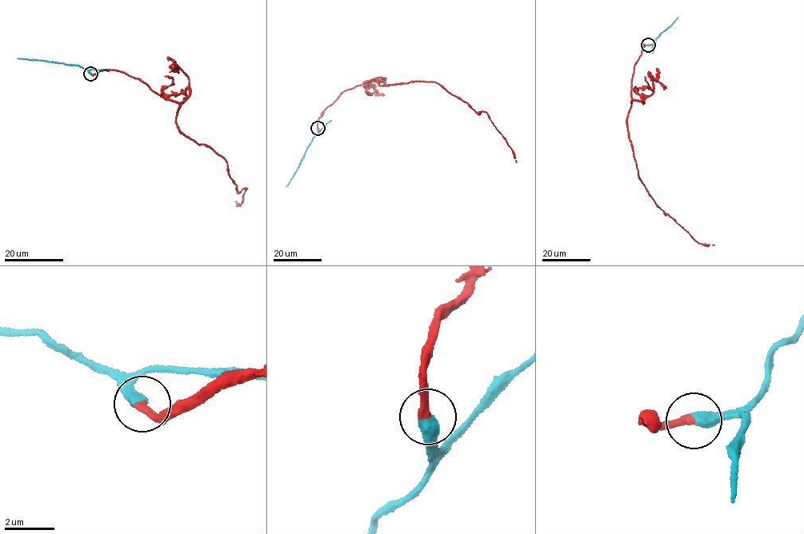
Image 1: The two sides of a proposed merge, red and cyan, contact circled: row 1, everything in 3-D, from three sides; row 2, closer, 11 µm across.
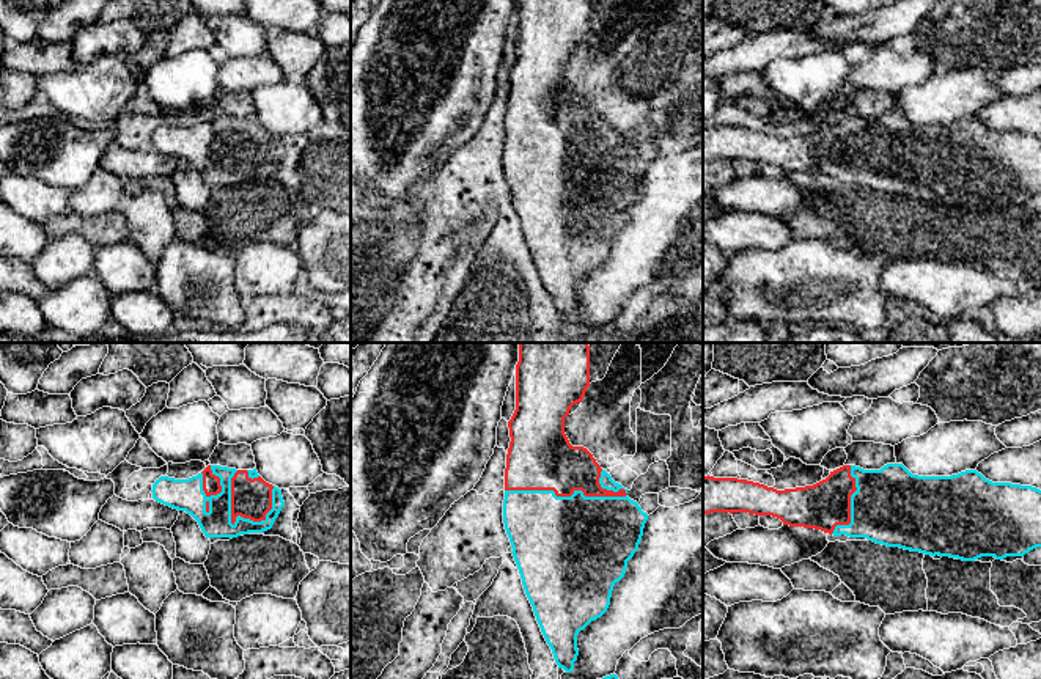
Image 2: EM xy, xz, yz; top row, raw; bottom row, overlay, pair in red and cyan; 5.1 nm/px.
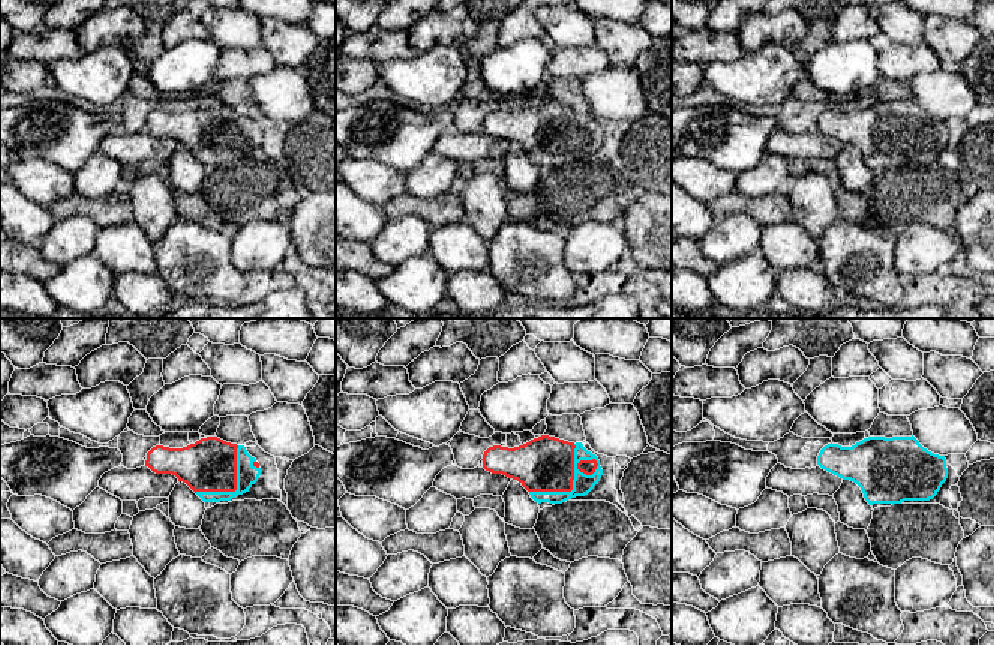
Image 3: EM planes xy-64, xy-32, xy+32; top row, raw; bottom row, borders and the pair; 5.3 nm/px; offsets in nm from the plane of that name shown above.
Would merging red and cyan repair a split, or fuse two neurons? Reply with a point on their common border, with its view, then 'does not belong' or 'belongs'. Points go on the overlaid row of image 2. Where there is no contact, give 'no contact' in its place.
meets red in xz at (566, 495); belongs

